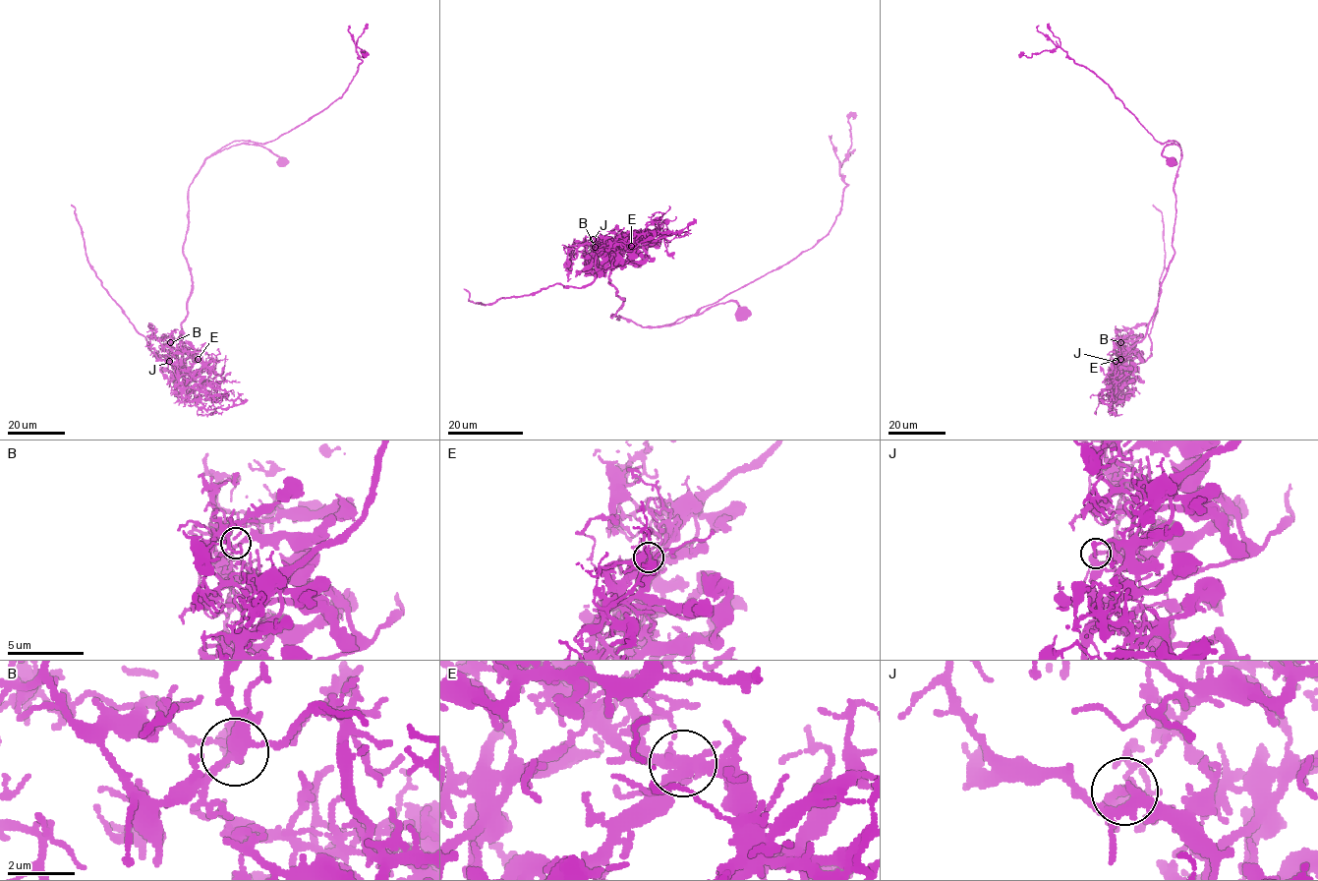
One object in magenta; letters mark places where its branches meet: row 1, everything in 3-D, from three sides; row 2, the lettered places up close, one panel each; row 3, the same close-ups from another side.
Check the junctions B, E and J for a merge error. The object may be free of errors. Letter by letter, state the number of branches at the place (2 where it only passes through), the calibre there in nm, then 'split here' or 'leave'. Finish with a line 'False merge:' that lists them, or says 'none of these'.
B: 4 branches meet; 280 nm thick; leave
E: 7 branches meet; 400 nm thick; split here
J: 5 branches meet; 280 nm thick; leave
False merge: E

